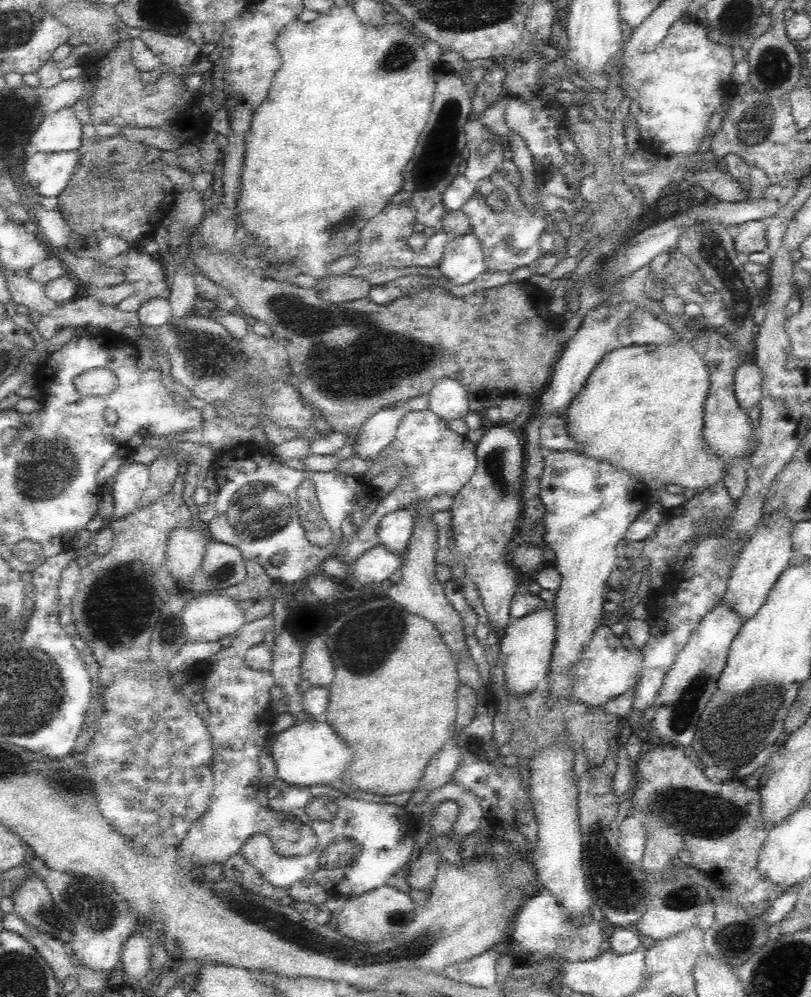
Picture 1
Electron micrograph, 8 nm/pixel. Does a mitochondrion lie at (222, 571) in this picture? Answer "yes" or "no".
yes

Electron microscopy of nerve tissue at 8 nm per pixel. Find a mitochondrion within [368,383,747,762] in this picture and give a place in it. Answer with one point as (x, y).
(685, 709)

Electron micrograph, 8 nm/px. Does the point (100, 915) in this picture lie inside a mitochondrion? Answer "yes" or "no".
yes

